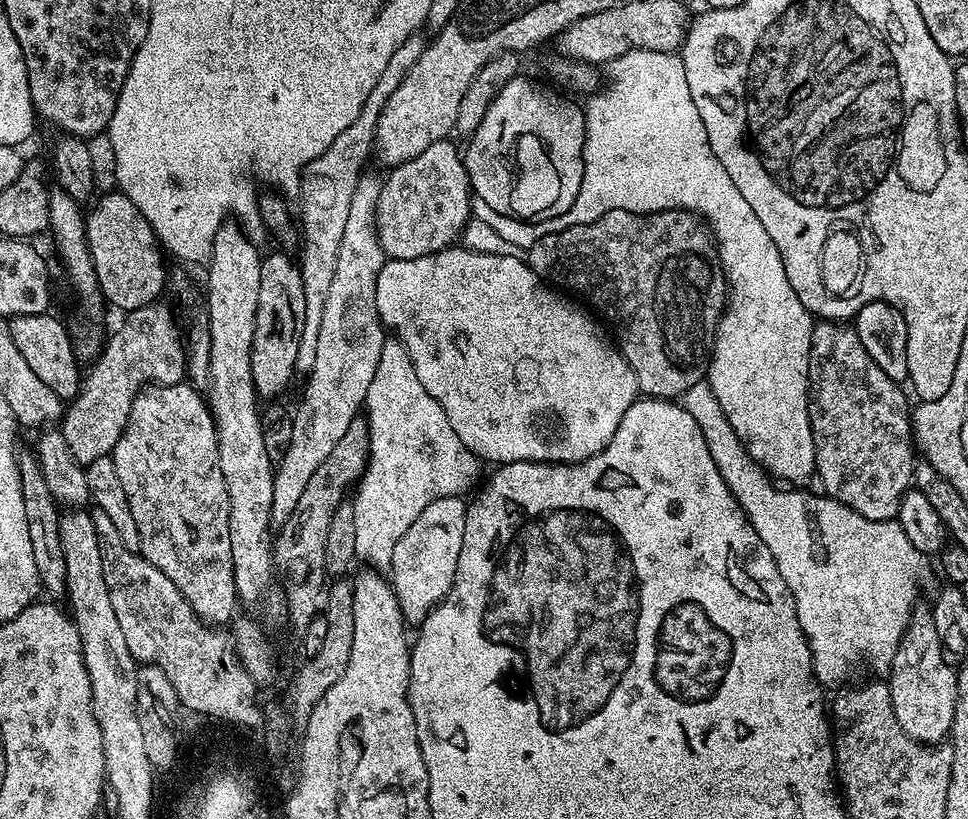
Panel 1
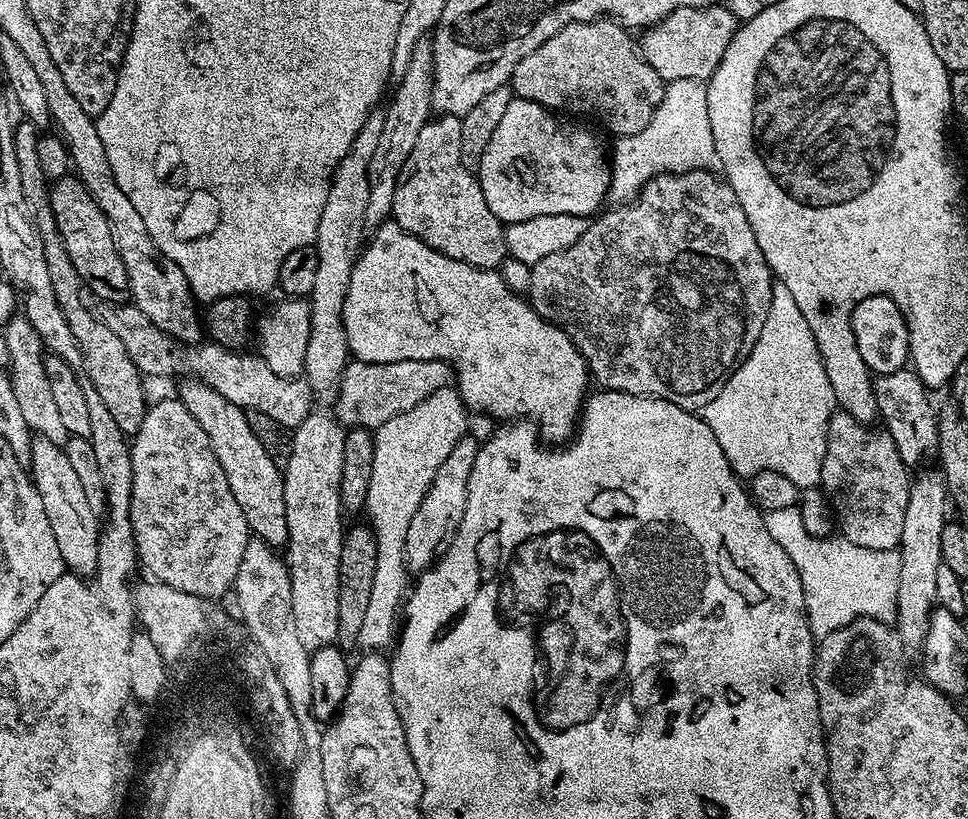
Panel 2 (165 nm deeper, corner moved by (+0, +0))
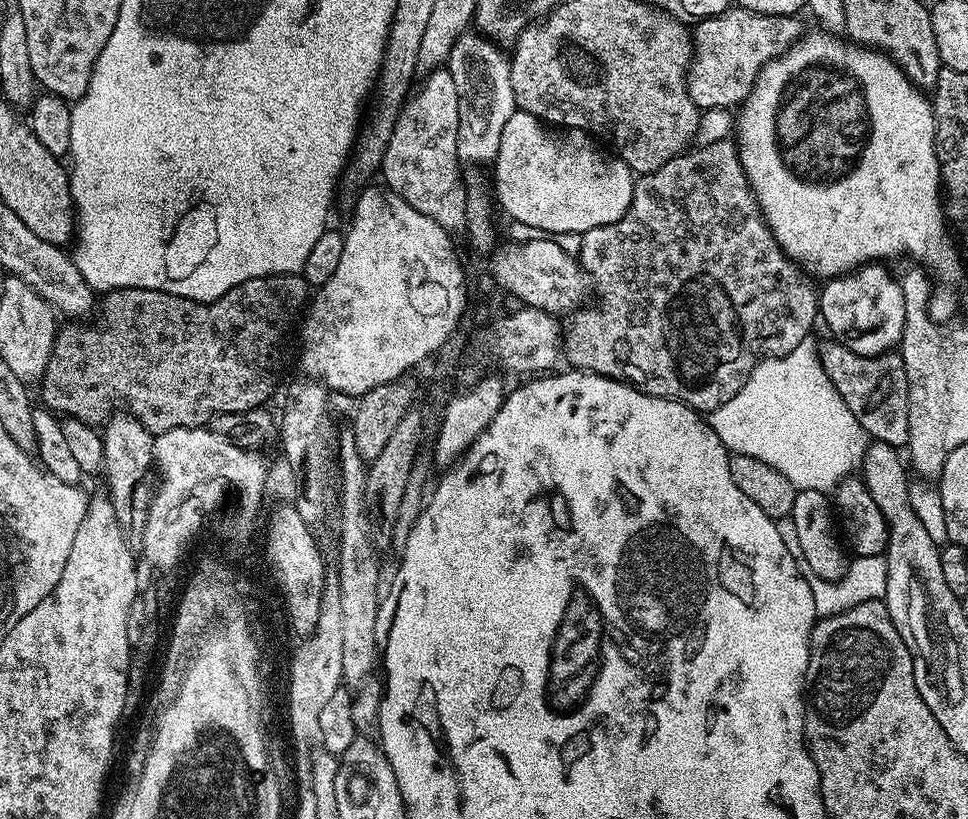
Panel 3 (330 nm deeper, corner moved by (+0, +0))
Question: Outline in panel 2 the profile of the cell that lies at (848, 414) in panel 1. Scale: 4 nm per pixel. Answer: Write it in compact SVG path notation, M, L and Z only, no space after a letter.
M839 410L833 411L828 420L826 434L826 454L820 467L819 487L832 506L835 527L845 540L854 542L854 546L862 546L866 550L886 550L895 553L900 547L902 525L906 518L906 502L910 470L898 458L898 446L894 446L894 438L885 432L883 427L860 424L850 414Z

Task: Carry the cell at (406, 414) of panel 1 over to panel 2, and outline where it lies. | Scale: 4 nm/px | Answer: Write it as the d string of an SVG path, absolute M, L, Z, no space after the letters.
M449 386L418 402L414 410L390 418L390 422L375 429L372 437L374 471L370 477L366 520L378 542L378 563L362 630L358 630L361 649L384 650L380 648L388 643L389 647L397 639L398 613L410 591L406 530L410 527L410 518L414 518L414 510L422 506L422 498L426 498L434 482L434 474L438 474L438 466L446 462L457 442L469 435L468 416L470 410L464 405L464 399L455 387Z

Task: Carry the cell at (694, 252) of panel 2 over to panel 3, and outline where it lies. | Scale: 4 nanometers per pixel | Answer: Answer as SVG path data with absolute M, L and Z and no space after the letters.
M731 139L700 144L681 152L679 156L666 162L666 166L643 173L634 183L634 194L626 214L622 214L618 222L583 233L579 239L582 250L578 259L584 267L584 273L588 275L594 296L600 299L600 309L584 306L567 317L568 324L566 320L566 327L562 332L562 356L565 361L572 363L569 365L573 369L593 372L611 380L622 380L646 394L677 400L687 408L695 408L697 412L707 414L730 402L730 398L734 398L734 394L742 390L742 386L748 381L748 373L761 358L794 350L794 346L813 335L812 327L818 324L817 285L812 285L815 283L808 273L801 270L778 246L740 165L740 149Z

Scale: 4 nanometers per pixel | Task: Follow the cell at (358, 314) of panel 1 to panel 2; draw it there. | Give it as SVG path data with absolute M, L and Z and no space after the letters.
M427 39L418 42L414 48L414 58L410 58L410 67L404 77L395 85L396 93L392 96L388 108L383 109L382 135L378 137L378 147L370 158L370 198L366 201L365 225L375 230L392 215L394 190L398 182L398 174L402 166L406 166L406 158L410 158L410 150L414 150L422 126L426 126L432 112L432 45Z

